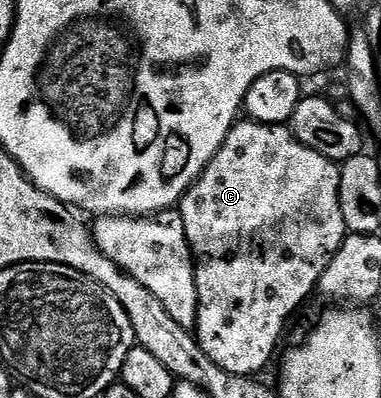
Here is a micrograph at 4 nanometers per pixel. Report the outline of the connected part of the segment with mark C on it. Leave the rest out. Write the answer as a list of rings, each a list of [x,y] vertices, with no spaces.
[[[243,118],[240,119],[237,123],[228,128],[227,137],[225,142],[219,144],[219,148],[216,152],[211,154],[211,161],[209,161],[206,166],[203,168],[203,173],[198,176],[195,183],[188,187],[187,191],[182,193],[181,199],[177,204],[177,211],[181,214],[181,222],[185,226],[185,238],[189,242],[191,247],[191,258],[195,262],[195,286],[197,292],[197,312],[195,318],[195,326],[193,329],[193,335],[196,340],[198,340],[201,350],[205,350],[205,354],[209,354],[209,358],[213,358],[213,362],[217,362],[217,366],[221,366],[221,370],[229,370],[229,374],[237,374],[238,376],[249,376],[254,377],[256,374],[259,374],[259,371],[266,366],[267,363],[271,360],[271,351],[279,344],[279,335],[283,332],[283,327],[287,324],[287,319],[310,298],[311,292],[316,291],[319,279],[321,274],[329,266],[329,262],[337,254],[337,250],[343,245],[343,239],[348,236],[348,230],[345,226],[345,218],[341,214],[341,202],[339,201],[339,170],[340,165],[334,160],[325,158],[321,154],[317,154],[317,150],[313,150],[309,146],[302,144],[299,139],[291,132],[290,127],[284,126],[282,124],[258,124],[253,119]]]

